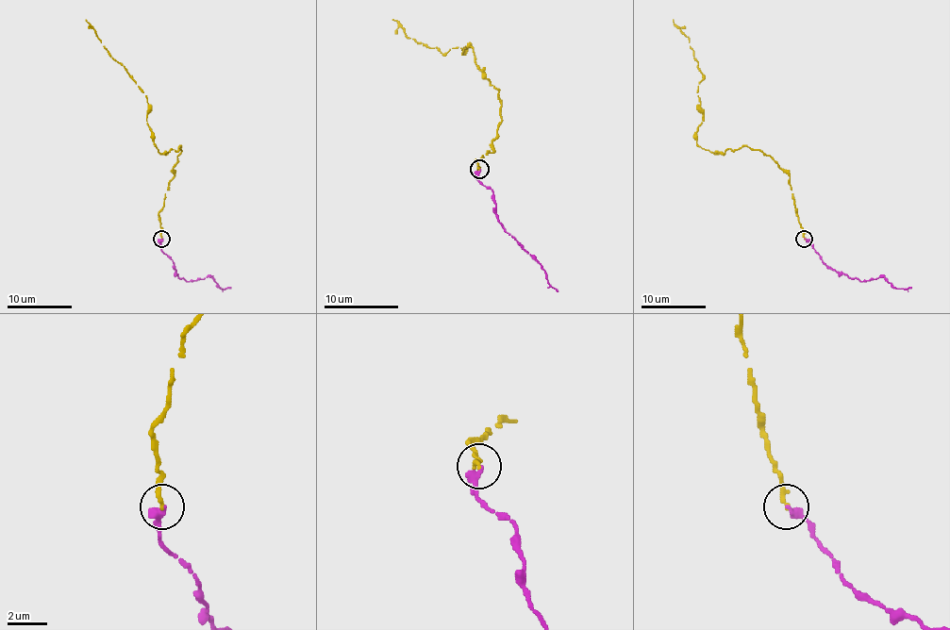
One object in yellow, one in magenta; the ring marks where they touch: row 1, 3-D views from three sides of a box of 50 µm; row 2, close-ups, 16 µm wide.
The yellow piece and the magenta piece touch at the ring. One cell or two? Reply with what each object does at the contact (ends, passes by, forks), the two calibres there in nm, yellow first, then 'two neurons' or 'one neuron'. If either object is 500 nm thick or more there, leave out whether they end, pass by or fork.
yellow ends there; magenta ends there; 260 nm thick on the yellow side, 300 nm on the other; one neuron

